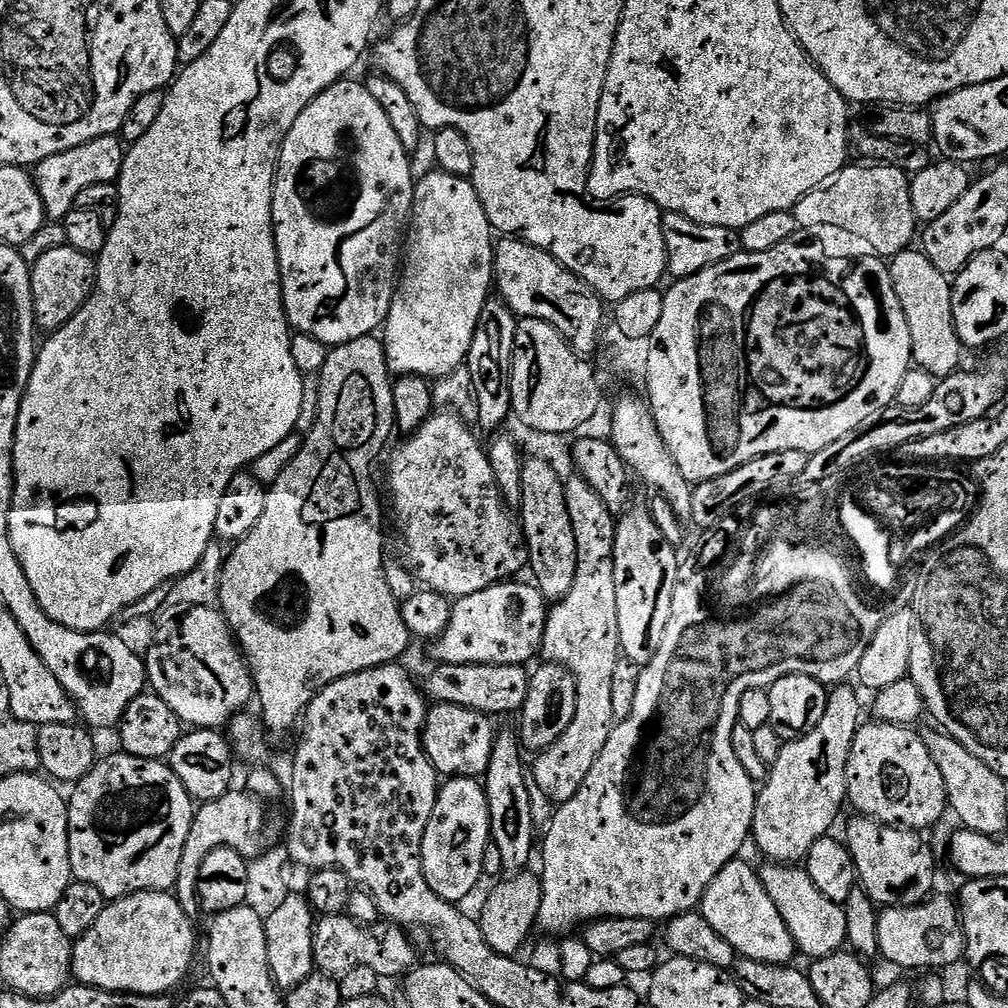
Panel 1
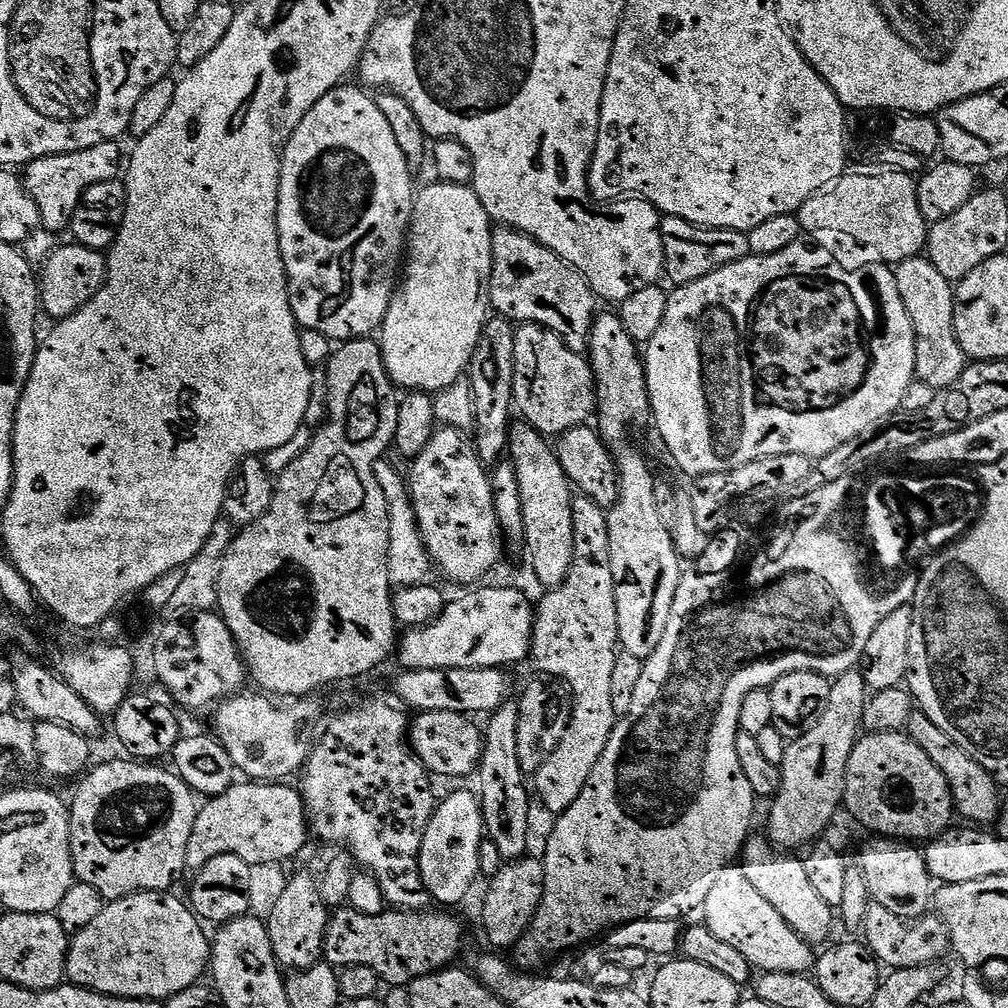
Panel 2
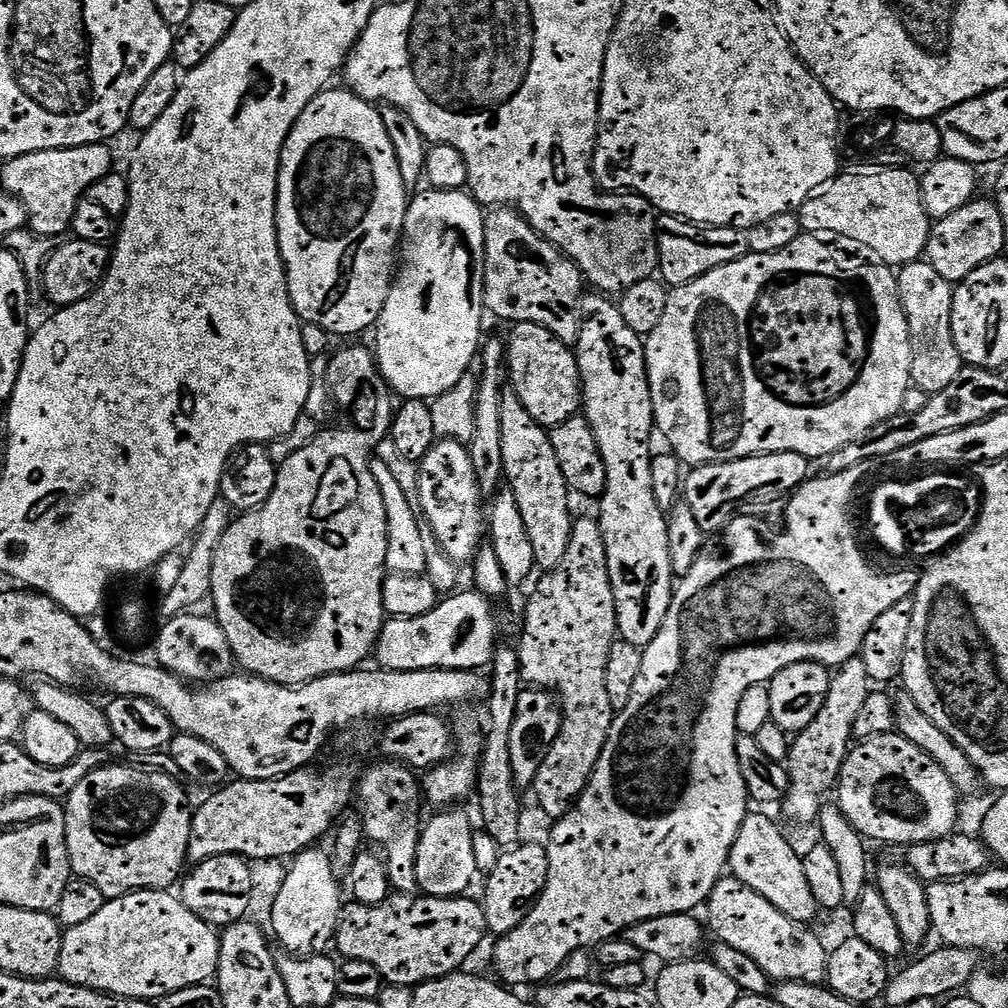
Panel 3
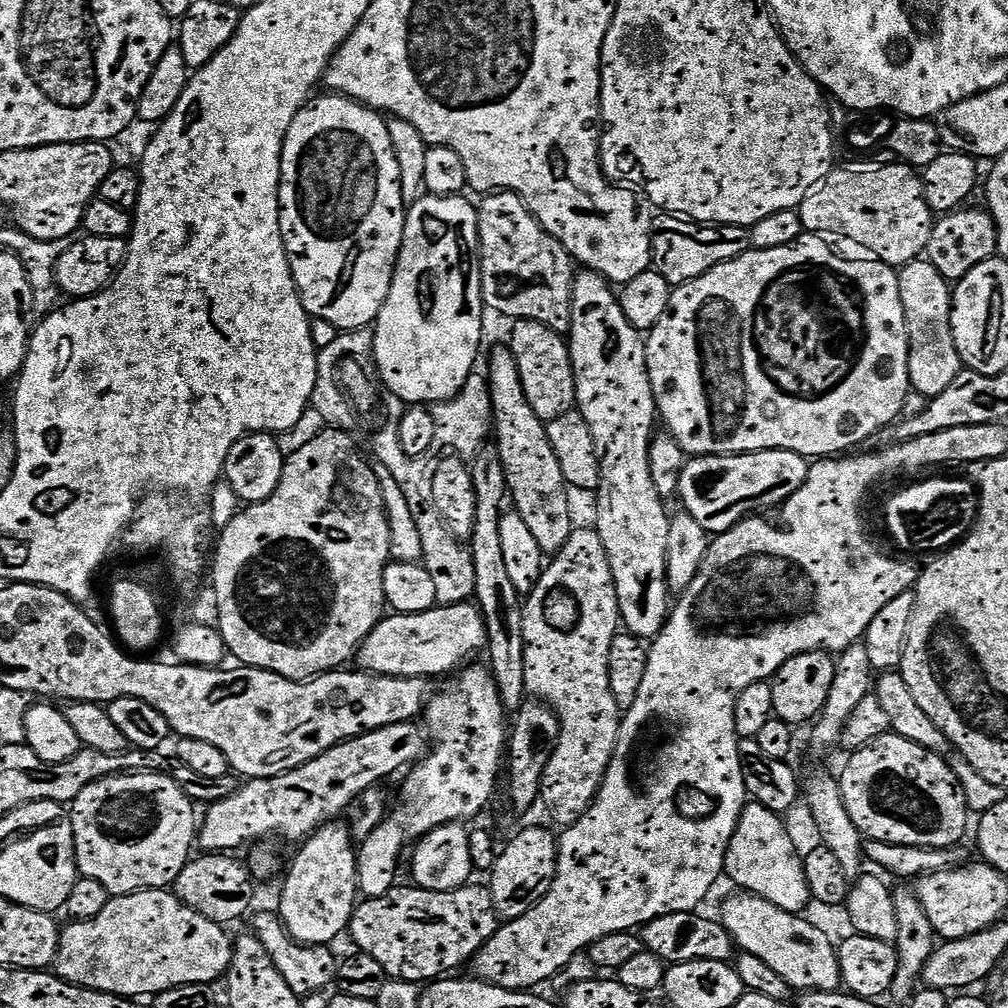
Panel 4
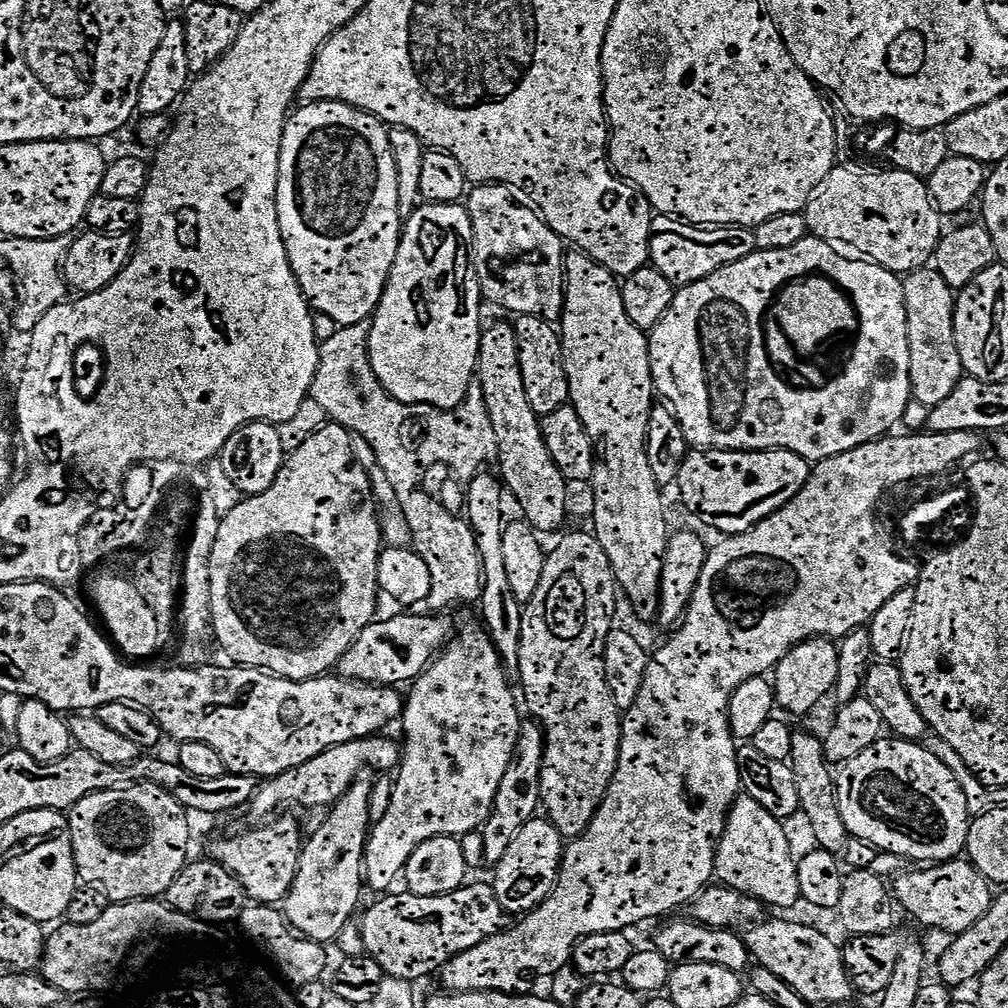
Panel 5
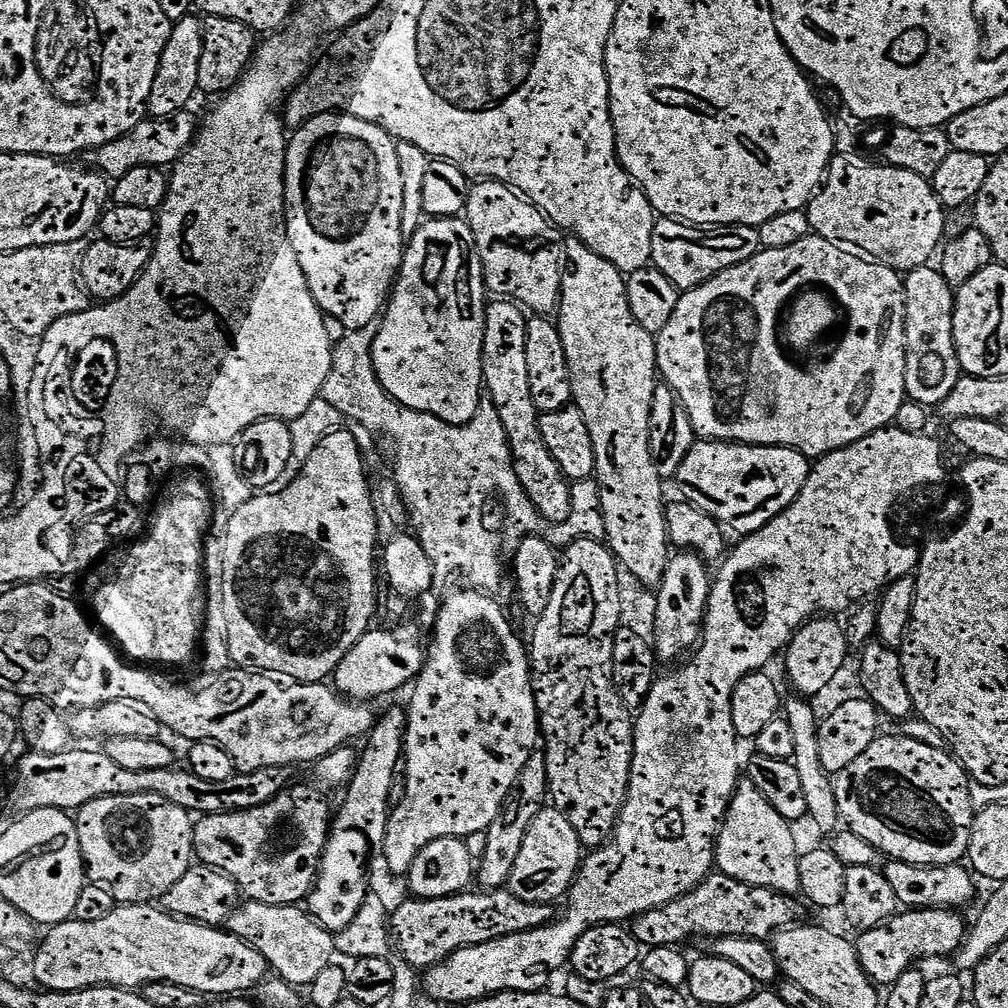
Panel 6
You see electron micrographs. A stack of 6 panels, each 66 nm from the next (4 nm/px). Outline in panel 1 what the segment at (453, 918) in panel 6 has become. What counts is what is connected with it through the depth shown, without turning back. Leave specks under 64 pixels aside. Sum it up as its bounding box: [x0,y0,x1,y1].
[312,914,417,978]

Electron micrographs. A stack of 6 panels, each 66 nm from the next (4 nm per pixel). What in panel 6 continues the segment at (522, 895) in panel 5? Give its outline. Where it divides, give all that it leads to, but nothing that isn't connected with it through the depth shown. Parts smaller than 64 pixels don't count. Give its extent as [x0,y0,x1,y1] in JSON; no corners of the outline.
[506,806,582,905]

